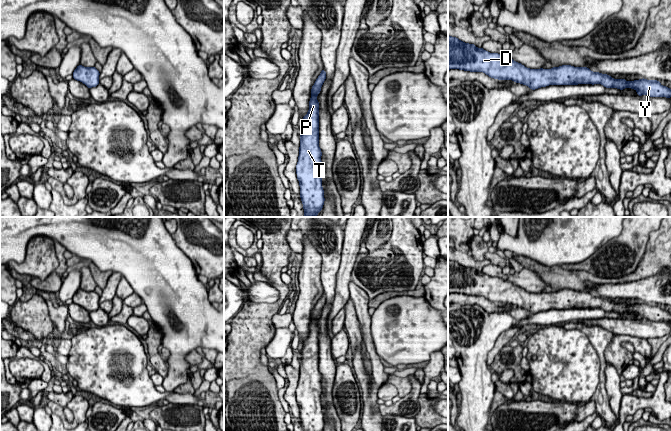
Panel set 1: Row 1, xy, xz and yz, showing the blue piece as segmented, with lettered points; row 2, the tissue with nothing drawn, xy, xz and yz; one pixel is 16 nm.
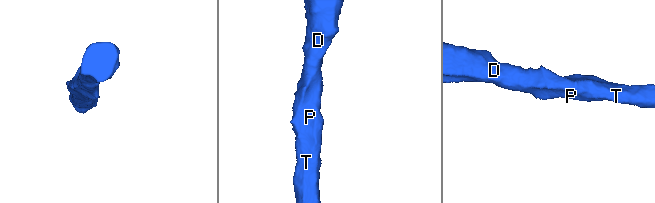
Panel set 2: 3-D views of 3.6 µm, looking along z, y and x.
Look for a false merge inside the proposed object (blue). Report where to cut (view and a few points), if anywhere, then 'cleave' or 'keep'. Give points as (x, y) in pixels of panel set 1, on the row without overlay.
no cut; keep

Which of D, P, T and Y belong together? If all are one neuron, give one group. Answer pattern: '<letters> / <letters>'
D P T Y

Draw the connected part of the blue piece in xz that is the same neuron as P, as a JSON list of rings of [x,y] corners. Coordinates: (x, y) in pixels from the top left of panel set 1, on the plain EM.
[[[323,293],[311,313],[309,334],[303,341],[300,351],[300,371],[296,398],[300,410],[303,431],[323,431],[324,414],[322,411],[322,376],[319,371],[319,326],[317,320],[326,303]]]

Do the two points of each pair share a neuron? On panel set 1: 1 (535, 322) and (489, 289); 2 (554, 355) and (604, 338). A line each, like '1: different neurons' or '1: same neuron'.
1: same neuron
2: different neurons

